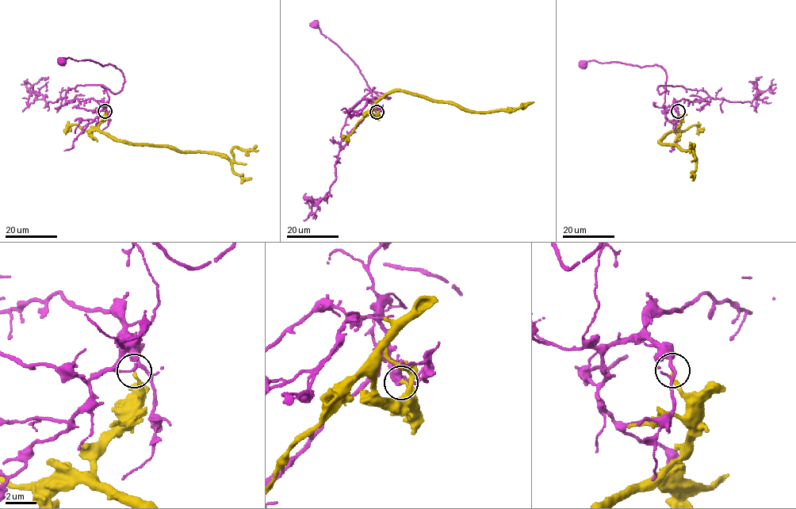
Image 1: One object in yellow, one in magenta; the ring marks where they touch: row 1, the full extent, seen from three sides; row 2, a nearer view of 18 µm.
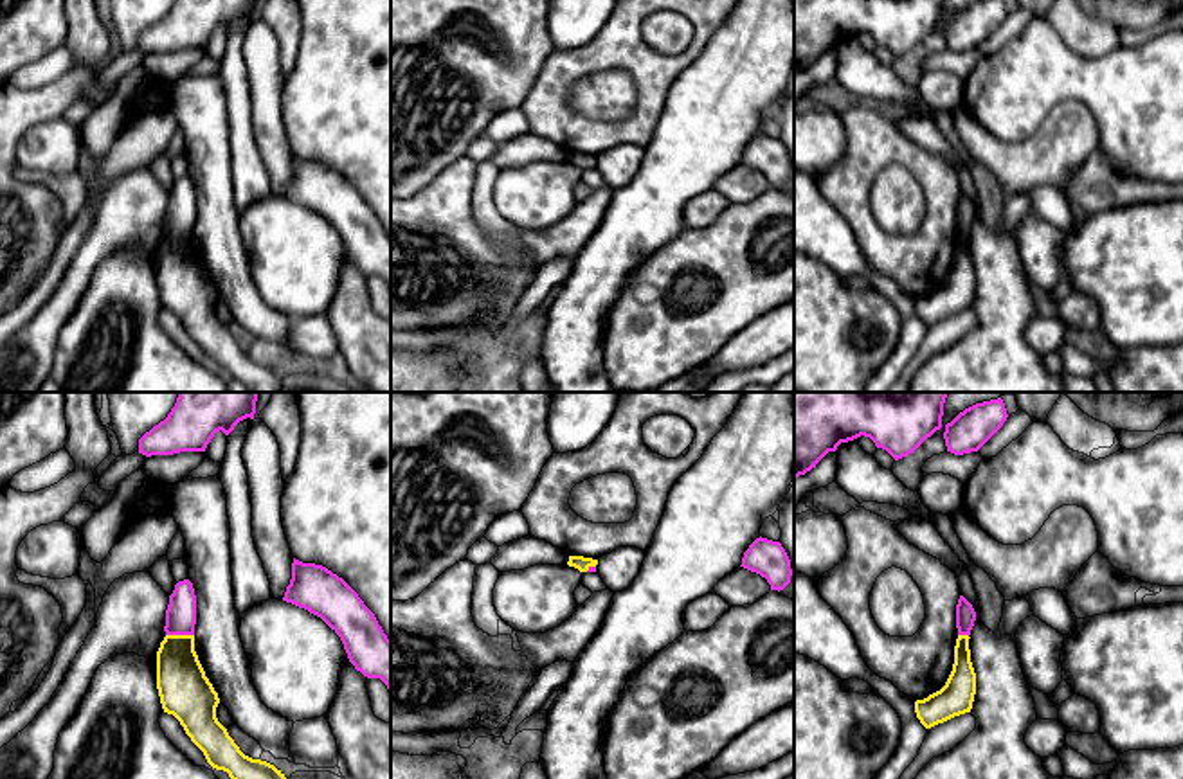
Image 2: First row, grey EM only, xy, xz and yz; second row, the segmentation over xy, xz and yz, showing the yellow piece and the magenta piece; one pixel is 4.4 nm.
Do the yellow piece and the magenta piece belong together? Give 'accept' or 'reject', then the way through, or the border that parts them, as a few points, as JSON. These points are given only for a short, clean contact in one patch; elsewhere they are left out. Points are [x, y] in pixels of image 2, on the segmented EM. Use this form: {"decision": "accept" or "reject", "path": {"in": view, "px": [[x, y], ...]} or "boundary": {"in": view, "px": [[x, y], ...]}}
{"decision": "reject"}

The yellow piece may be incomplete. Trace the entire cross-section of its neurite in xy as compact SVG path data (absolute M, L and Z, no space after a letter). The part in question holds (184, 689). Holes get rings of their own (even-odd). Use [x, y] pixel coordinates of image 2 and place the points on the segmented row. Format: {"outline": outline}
{"outline": "M166 635L157 651L157 689L164 712L173 714L207 763L230 779L286 779L274 765L245 756L216 718L218 693L194 651L194 635Z"}

